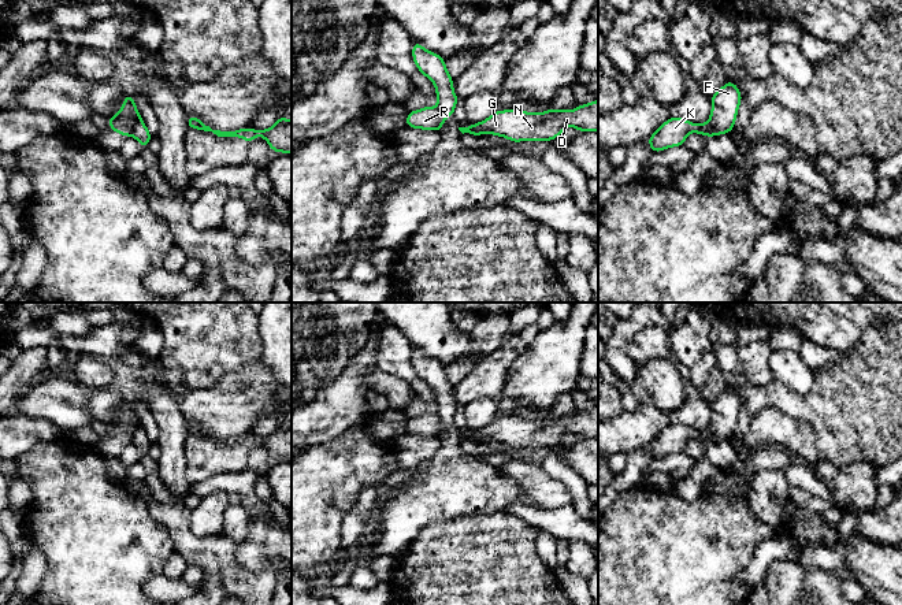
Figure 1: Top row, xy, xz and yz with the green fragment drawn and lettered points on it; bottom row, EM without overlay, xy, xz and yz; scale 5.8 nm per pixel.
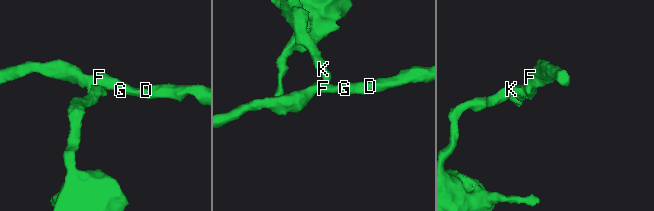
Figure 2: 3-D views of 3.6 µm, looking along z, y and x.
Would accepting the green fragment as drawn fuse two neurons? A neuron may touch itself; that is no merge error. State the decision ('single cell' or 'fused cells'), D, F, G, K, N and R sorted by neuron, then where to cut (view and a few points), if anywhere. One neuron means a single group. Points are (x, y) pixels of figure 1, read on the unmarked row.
fused cells | D F G N R / K | xy (141, 426), (129, 441)

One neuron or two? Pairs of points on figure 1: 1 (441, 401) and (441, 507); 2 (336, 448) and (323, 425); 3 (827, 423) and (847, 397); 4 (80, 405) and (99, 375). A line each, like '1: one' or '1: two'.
1: one
2: two
3: one
4: two

